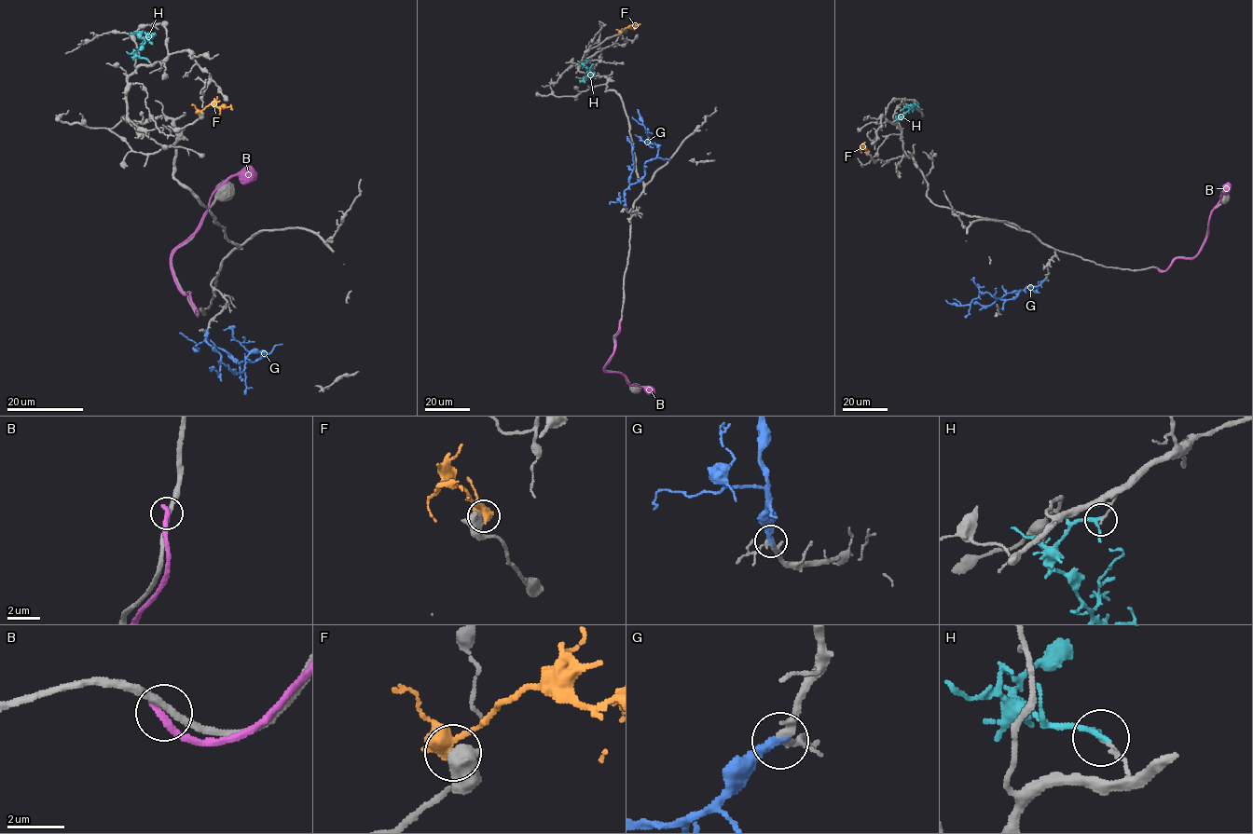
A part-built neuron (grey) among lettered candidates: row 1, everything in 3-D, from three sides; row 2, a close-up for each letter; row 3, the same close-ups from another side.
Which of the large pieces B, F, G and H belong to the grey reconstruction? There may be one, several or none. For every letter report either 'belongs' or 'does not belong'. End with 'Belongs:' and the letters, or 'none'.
B: does not belong
F: does not belong
G: belongs
H: does not belong
Belongs: G

